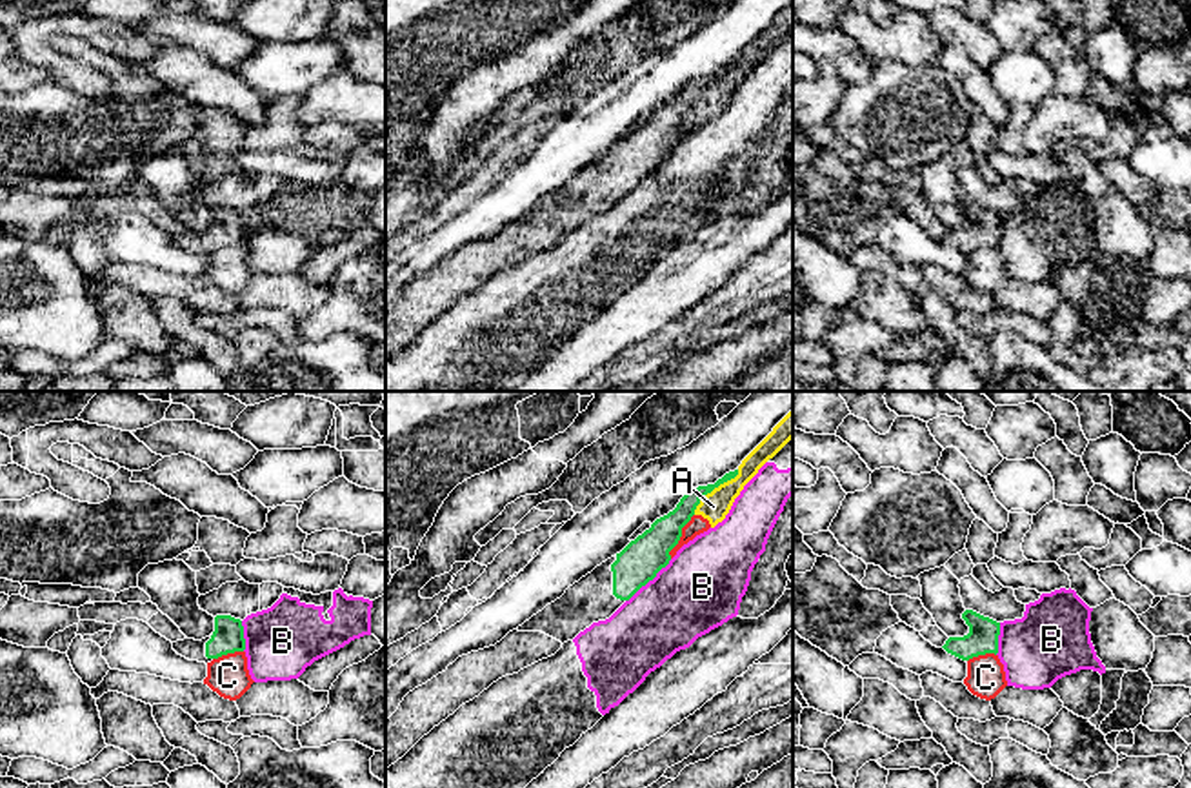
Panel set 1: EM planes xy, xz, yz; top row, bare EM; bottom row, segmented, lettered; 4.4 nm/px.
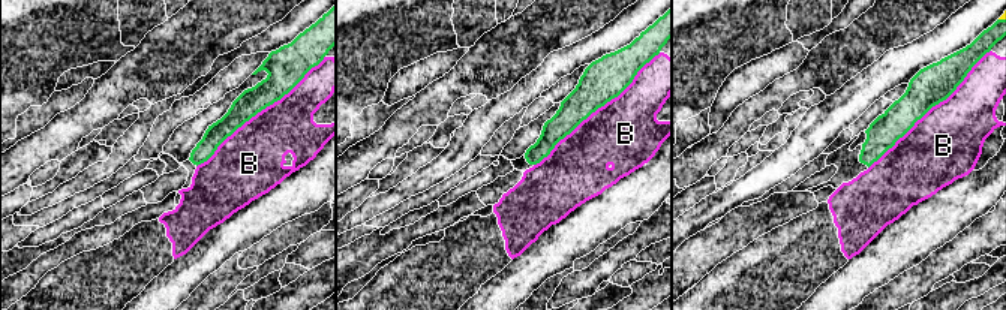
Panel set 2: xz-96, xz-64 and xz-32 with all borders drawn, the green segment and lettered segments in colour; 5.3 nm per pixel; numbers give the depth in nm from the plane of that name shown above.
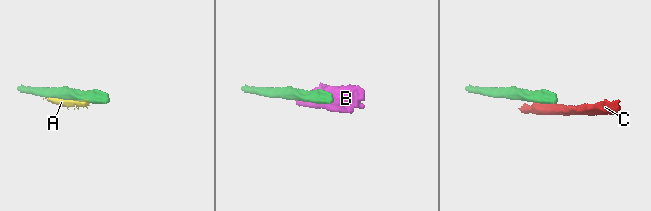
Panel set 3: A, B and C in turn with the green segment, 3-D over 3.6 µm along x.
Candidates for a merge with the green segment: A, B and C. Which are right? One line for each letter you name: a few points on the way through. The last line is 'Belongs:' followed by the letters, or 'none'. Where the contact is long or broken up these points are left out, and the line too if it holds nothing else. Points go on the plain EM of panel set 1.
Belongs: none

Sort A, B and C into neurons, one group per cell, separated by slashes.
A C / B

